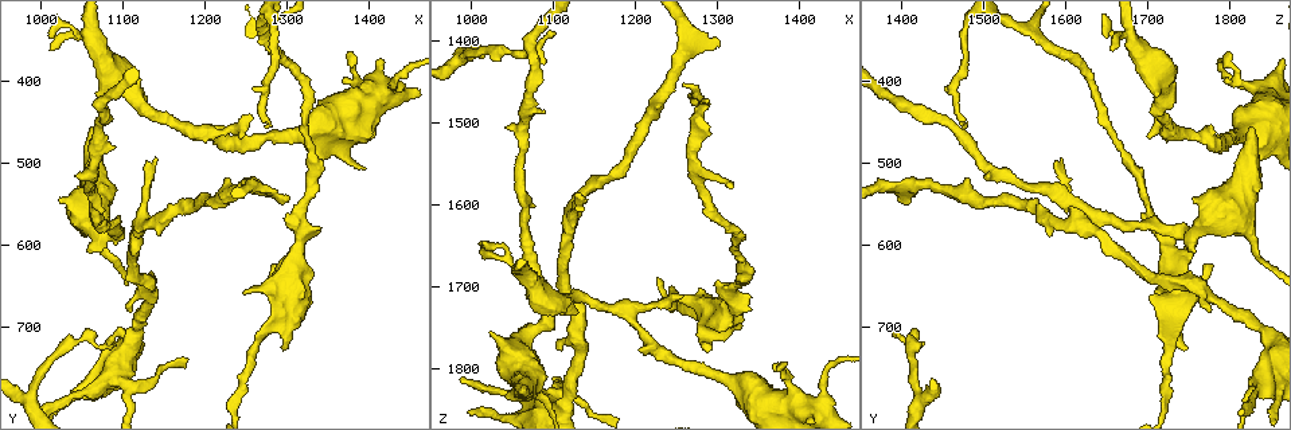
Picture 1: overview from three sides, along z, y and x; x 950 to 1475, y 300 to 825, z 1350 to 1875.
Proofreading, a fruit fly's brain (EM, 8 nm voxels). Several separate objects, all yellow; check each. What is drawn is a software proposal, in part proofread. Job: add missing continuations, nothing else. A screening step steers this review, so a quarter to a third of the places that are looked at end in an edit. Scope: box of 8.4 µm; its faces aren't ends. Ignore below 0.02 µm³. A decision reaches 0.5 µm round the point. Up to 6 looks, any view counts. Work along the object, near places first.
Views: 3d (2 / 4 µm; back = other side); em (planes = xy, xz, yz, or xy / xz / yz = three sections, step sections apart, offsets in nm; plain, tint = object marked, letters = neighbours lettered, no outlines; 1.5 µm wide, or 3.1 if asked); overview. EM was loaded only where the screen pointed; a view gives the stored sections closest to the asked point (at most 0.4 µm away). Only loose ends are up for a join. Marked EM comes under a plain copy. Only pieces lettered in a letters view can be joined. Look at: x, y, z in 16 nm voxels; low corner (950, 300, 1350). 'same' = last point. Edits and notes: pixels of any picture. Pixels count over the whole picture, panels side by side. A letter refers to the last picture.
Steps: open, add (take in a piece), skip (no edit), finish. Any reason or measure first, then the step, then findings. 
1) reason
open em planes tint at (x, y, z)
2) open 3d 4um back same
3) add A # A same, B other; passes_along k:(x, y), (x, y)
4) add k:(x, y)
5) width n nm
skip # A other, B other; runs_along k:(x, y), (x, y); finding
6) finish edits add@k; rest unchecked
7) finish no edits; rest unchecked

an open end
open em planes letters at (1015, 360, 1655)

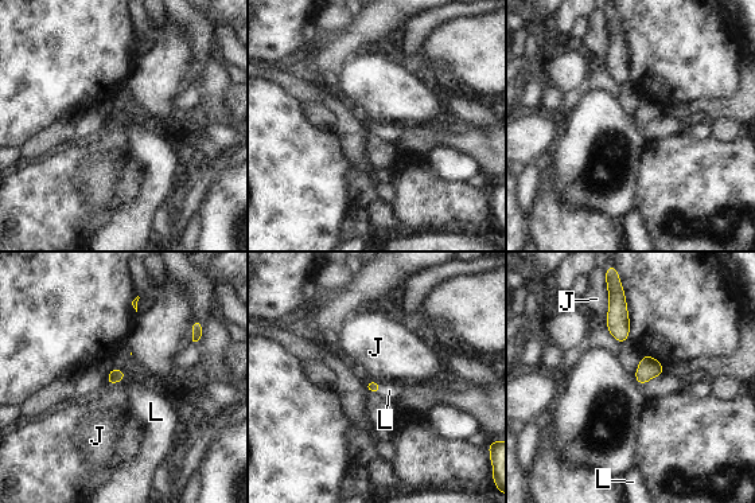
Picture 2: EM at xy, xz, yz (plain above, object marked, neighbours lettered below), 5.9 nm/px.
add L # J other, L same; the neuron continues

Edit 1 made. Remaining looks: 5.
open overview

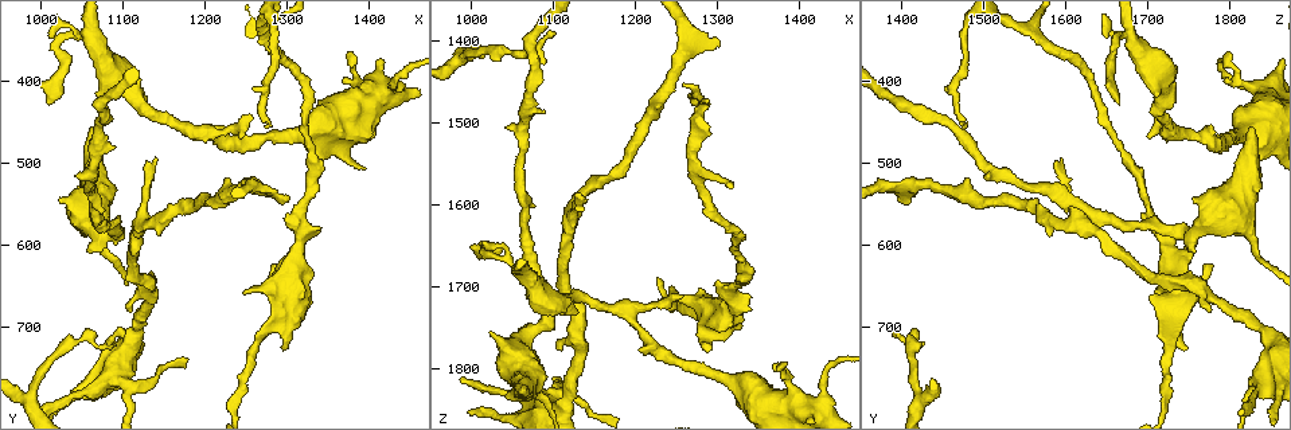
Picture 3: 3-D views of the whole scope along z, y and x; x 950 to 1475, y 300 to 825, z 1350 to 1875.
long arm stops here
open 3d 4um at (1100, 705, 1395)

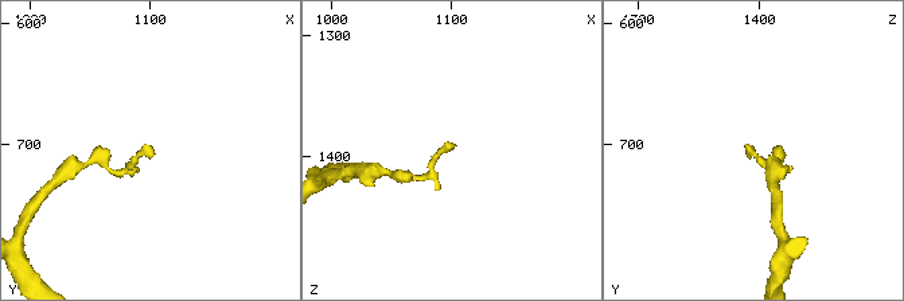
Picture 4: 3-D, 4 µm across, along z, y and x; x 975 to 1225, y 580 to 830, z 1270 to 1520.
open em planes letters at (1102, 708, 1390)

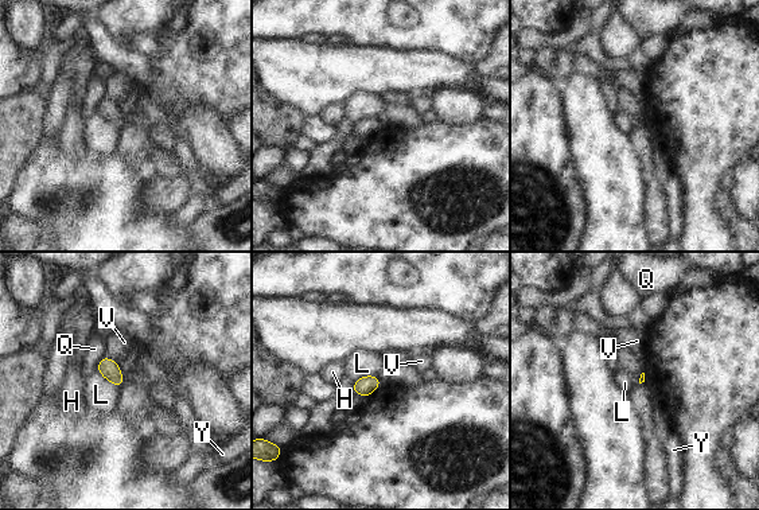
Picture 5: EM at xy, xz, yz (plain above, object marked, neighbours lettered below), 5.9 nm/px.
skip # H other, L other, Q other, V other, Y other; border 5:(96, 368), (119, 389); none of them fits

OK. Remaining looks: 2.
an open end
open em planes letters at (1305, 545, 1410)

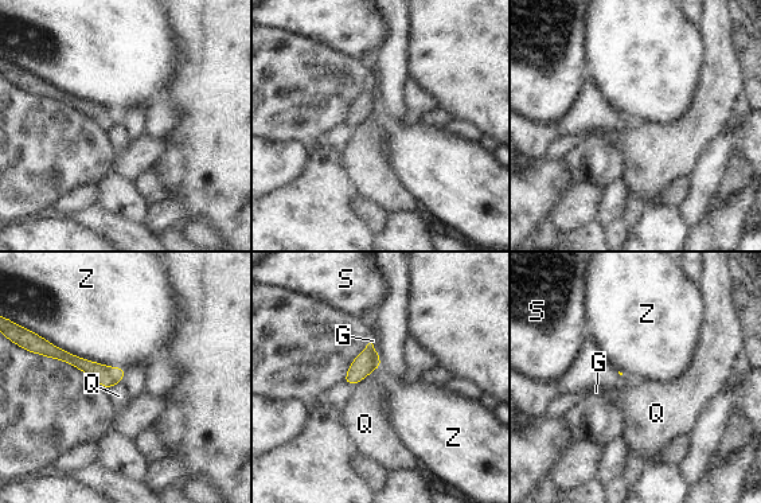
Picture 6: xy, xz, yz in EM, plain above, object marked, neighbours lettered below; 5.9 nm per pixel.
longest_contact Z 480 nm
skip # G other, Q other, S other, Z other; runs_along 6:(58, 354), (100, 373), (121, 373); no lettered piece goes on from it

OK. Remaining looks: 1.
finish edits add@2; rest unchecked

